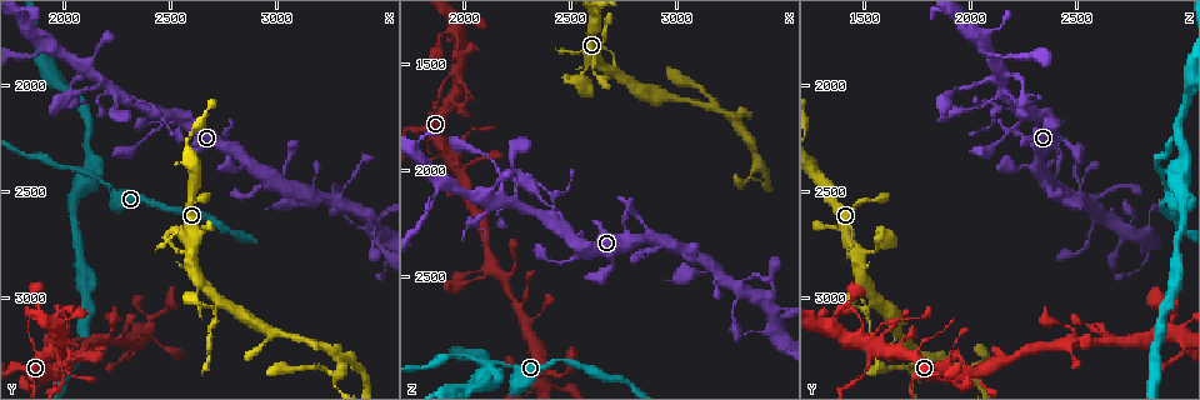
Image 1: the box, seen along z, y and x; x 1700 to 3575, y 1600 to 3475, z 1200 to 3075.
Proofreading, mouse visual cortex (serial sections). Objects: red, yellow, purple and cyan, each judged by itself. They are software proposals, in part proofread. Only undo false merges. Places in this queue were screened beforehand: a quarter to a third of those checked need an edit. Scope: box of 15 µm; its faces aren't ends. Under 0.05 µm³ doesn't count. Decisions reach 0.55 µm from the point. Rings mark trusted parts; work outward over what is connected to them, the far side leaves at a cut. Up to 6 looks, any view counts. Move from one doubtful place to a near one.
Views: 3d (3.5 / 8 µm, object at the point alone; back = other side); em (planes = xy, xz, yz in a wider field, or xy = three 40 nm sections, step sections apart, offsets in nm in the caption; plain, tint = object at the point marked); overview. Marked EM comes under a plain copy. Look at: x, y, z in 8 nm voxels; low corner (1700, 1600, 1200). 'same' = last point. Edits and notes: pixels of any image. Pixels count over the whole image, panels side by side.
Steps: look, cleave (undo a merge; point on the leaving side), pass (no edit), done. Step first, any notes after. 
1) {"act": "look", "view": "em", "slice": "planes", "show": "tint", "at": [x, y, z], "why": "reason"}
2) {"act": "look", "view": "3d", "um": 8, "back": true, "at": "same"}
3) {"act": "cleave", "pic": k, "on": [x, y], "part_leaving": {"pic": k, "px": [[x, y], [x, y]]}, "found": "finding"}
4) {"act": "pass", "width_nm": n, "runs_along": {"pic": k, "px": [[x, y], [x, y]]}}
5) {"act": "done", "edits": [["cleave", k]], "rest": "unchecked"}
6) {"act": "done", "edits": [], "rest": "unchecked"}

{"act": "look", "view": "3d", "um": 8, "at": [2430, 2120, 2170], "why": "narrows sharply"}

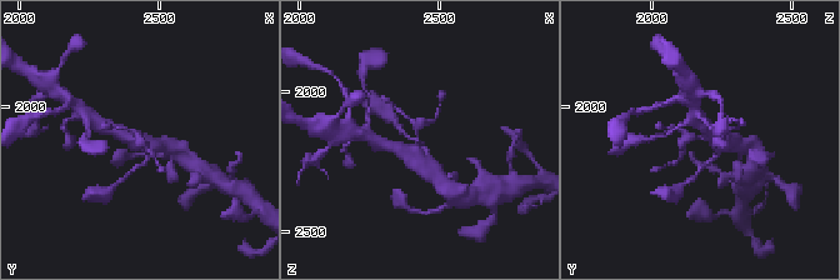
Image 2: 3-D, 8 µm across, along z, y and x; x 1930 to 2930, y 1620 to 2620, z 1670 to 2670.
{"act": "look", "view": "3d", "um": 3.5, "at": [2420, 2120, 2180]}

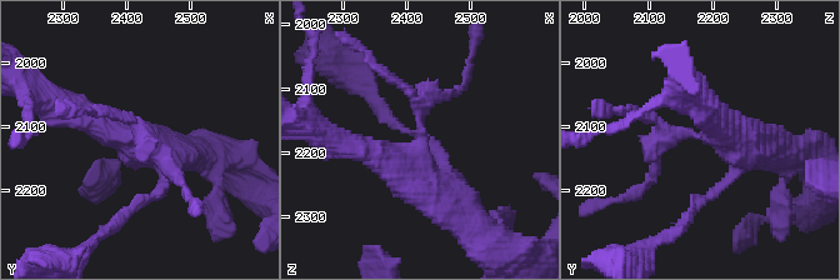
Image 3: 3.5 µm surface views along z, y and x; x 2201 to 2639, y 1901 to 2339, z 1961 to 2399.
{"act": "look", "view": "em", "slice": "xy", "step": 5, "show": "tint", "at": [2425, 2115, 2175]}

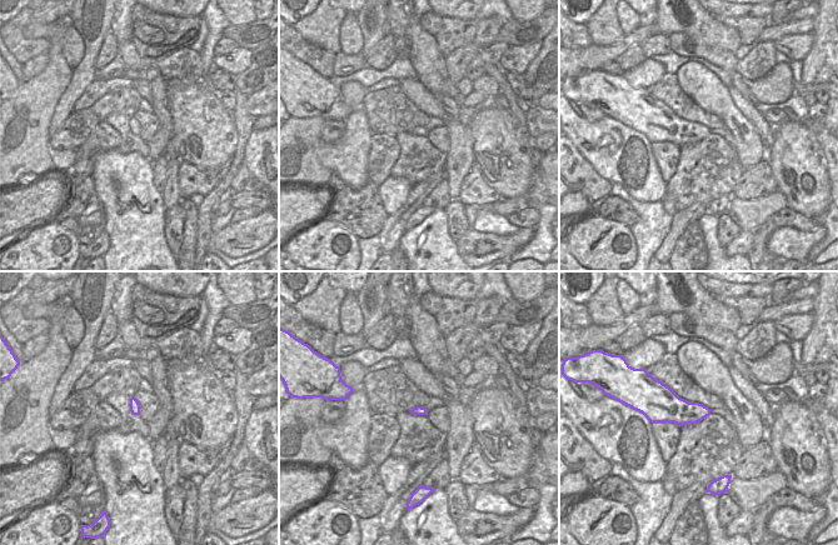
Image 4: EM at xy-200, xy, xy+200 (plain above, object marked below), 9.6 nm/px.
{"act": "cleave", "pic": 3, "on": [430, 101], "part_leaving": {"pic": 3, "px": [[421, 138], [425, 100], [460, 90], [468, 74]]}, "found": "two cells meet here"}

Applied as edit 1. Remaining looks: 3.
{"act": "look", "view": "em", "slice": "xy", "step": 1, "show": "tint", "at": [1920, 1810, 2070], "why": "small branch off a trunk"}

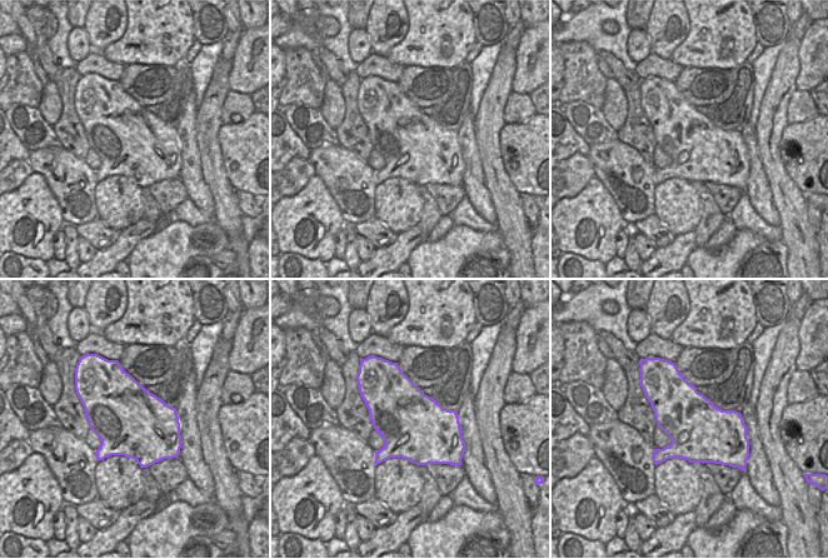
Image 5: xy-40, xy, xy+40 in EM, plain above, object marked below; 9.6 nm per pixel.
{"act": "look", "view": "3d", "um": 3.5, "at": "same"}

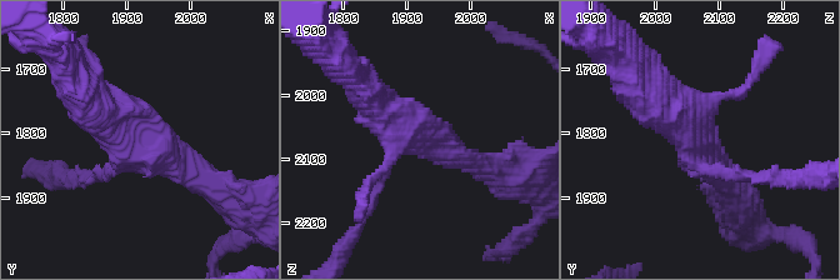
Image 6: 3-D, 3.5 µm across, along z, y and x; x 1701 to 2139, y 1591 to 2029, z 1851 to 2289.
{"act": "pass", "runs_along": {"pic": 6, "px": [[211, 184], [154, 153], [93, 99]]}, "found": "one cell here"}

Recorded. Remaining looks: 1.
{"act": "done", "edits": [["cleave", 3]], "rest": "unchecked"}

